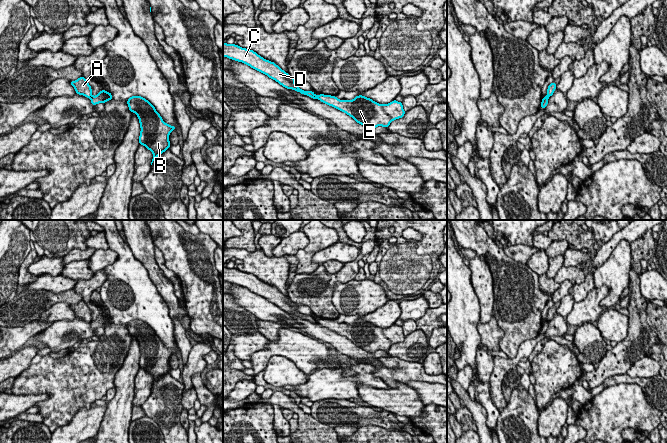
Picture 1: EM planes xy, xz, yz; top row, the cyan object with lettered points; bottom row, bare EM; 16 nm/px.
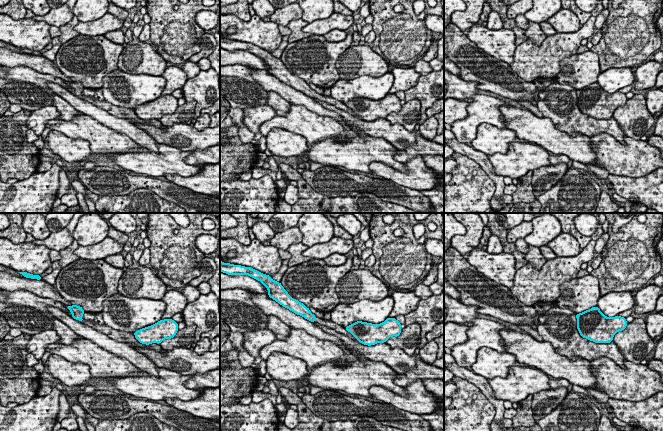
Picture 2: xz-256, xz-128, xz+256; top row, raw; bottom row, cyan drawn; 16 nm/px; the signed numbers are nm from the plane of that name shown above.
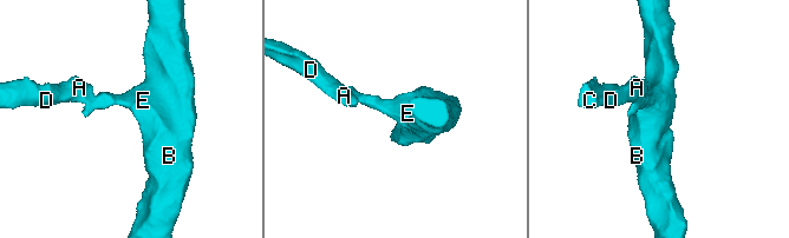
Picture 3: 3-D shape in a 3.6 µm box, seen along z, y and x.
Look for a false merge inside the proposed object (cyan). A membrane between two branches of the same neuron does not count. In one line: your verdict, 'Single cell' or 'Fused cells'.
Fused cells

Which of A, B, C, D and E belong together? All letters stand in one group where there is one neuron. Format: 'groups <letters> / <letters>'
groups A C D / B E

